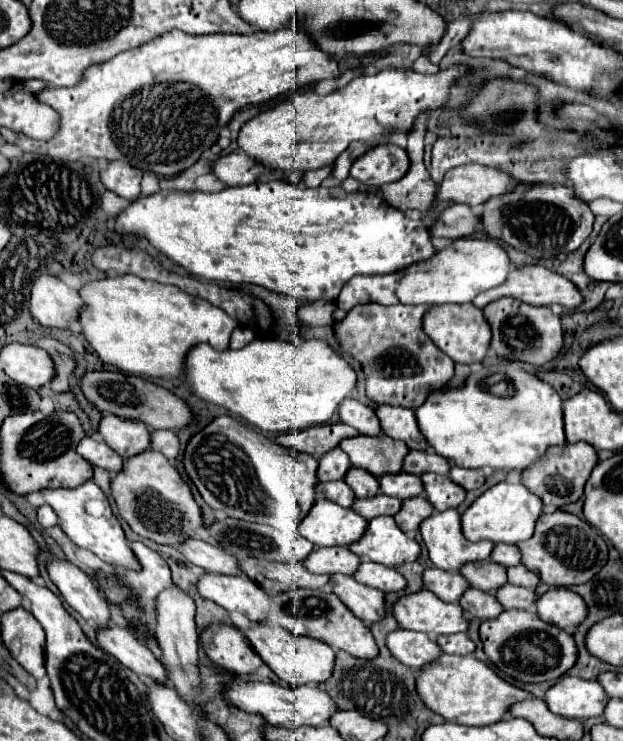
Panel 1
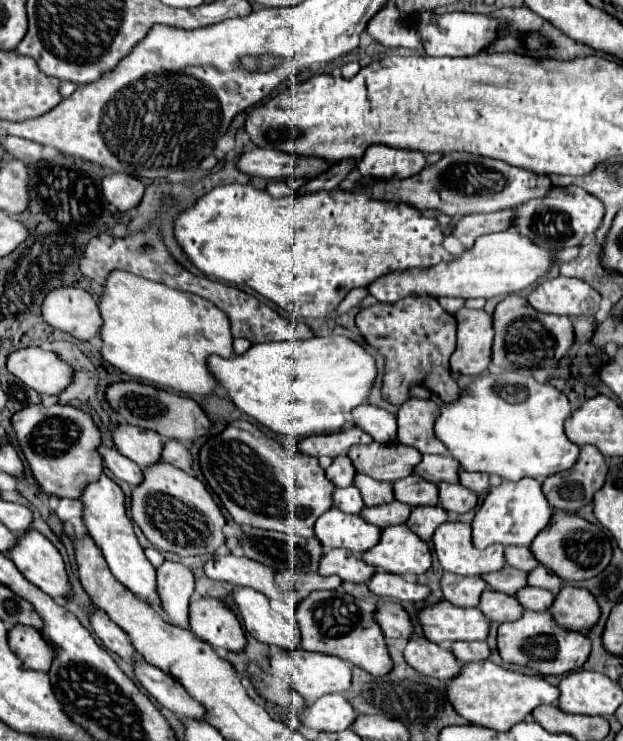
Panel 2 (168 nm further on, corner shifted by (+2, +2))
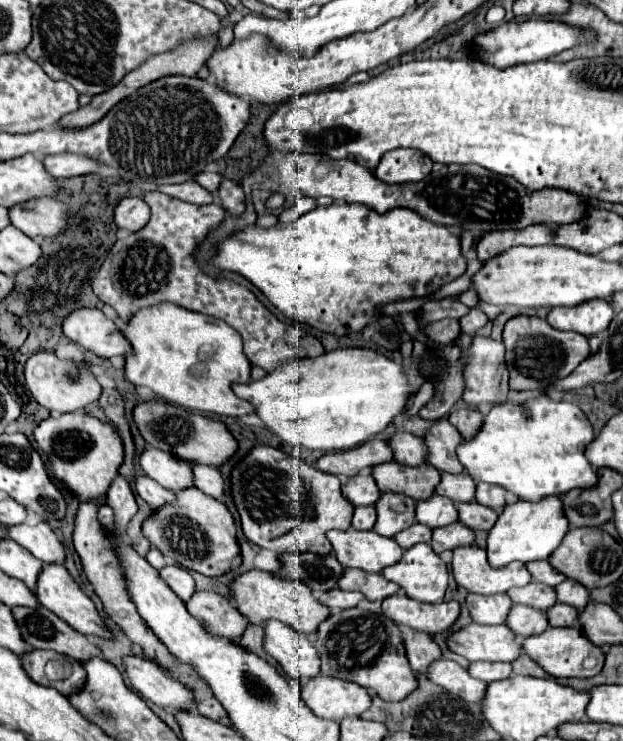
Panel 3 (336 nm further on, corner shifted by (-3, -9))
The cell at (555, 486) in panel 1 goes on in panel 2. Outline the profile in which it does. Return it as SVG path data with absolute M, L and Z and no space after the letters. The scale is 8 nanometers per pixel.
M583 445L571 471L553 473L543 481L543 493L553 509L575 511L593 501L593 493L603 487L605 475L605 457L597 447Z

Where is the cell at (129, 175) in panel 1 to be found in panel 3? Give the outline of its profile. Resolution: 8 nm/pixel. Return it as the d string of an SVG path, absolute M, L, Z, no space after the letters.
M124 198L116 206L114 220L118 228L124 228L128 232L142 230L150 220L150 208L142 198Z

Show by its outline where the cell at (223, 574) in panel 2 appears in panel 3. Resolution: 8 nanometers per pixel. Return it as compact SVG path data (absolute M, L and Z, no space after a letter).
M250 570L238 576L232 582L232 596L236 608L244 614L248 624L266 624L268 620L280 620L304 636L314 636L318 632L318 624L322 624L322 620L330 616L330 608L320 604L304 582L282 580L272 572Z

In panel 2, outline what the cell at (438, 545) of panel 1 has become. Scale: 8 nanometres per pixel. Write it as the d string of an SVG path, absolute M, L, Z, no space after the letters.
M445 521L433 533L433 547L443 571L457 573L457 575L481 575L489 571L497 571L505 565L503 559L503 545L489 545L489 549L481 551L475 549L471 543L471 525L461 521Z

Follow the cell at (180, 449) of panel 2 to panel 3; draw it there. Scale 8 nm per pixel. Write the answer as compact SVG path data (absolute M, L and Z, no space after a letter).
M194 464L194 482L196 488L200 488L204 494L222 500L224 498L224 480L220 470L212 468L212 466L202 466L202 464Z

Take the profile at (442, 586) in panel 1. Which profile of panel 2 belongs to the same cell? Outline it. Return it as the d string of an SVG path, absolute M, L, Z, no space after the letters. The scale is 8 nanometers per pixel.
M443 573L441 577L443 597L457 607L477 607L485 587L487 583L481 577L461 577L455 573Z

